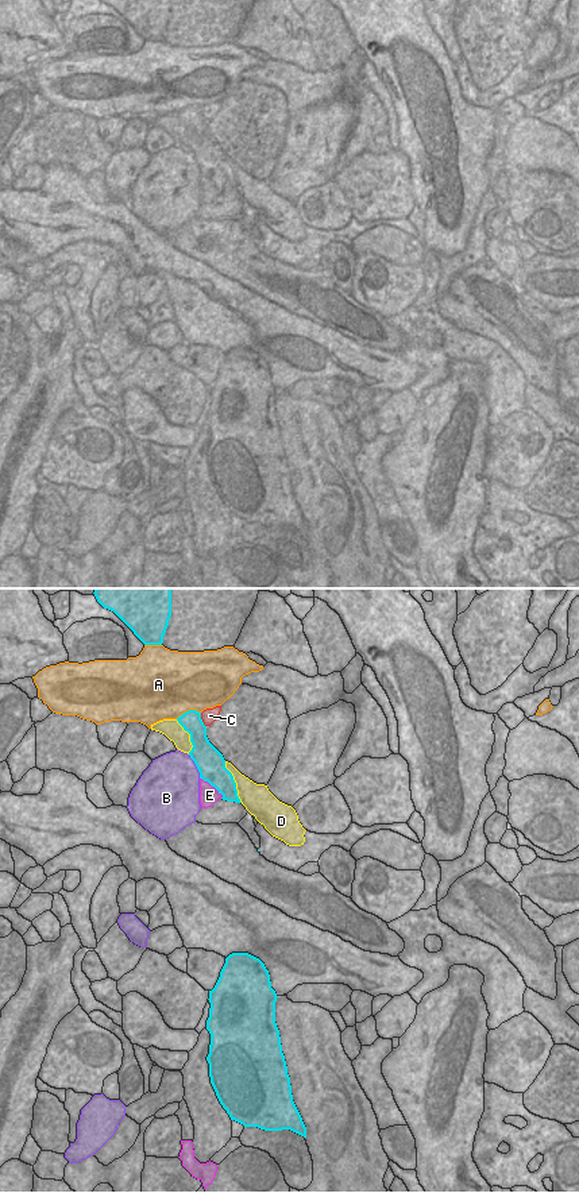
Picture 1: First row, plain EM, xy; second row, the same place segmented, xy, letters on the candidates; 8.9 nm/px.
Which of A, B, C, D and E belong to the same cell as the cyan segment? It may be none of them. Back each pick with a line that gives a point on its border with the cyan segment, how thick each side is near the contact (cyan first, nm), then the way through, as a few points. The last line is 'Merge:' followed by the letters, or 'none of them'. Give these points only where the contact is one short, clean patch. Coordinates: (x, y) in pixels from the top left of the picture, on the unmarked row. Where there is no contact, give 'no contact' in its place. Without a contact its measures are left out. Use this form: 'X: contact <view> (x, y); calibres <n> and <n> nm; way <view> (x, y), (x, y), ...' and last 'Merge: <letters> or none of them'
Merge: none of them

